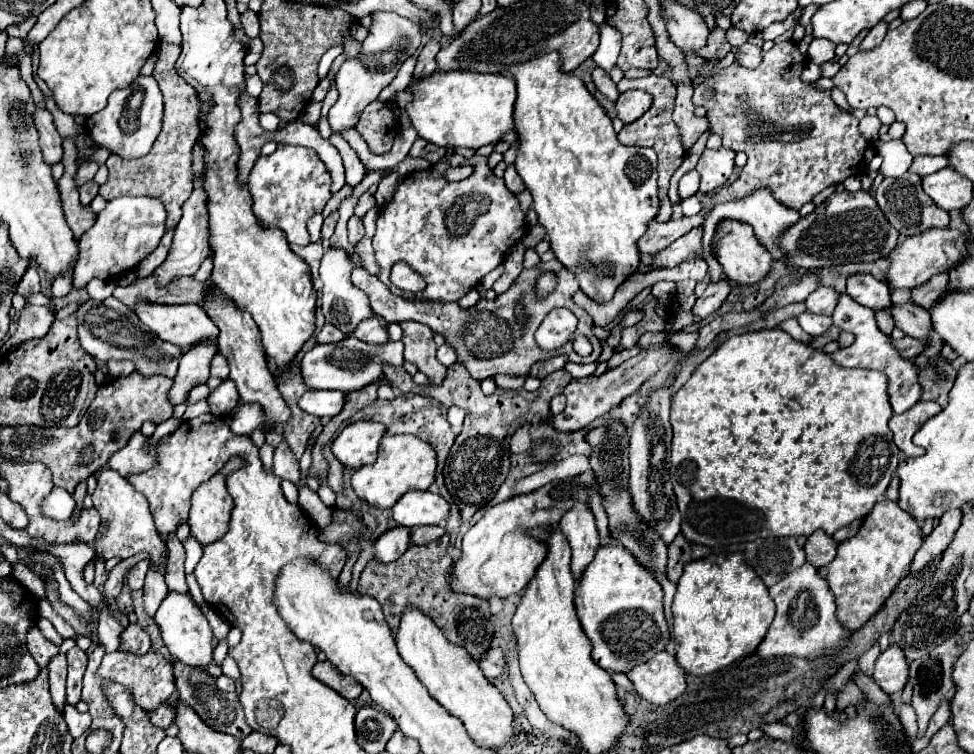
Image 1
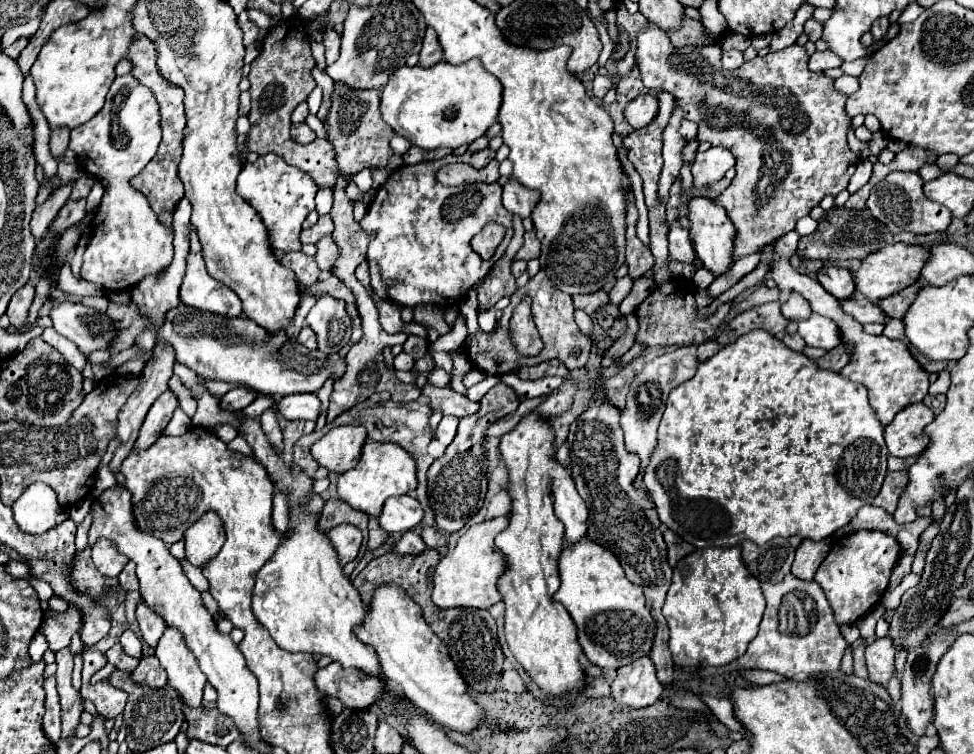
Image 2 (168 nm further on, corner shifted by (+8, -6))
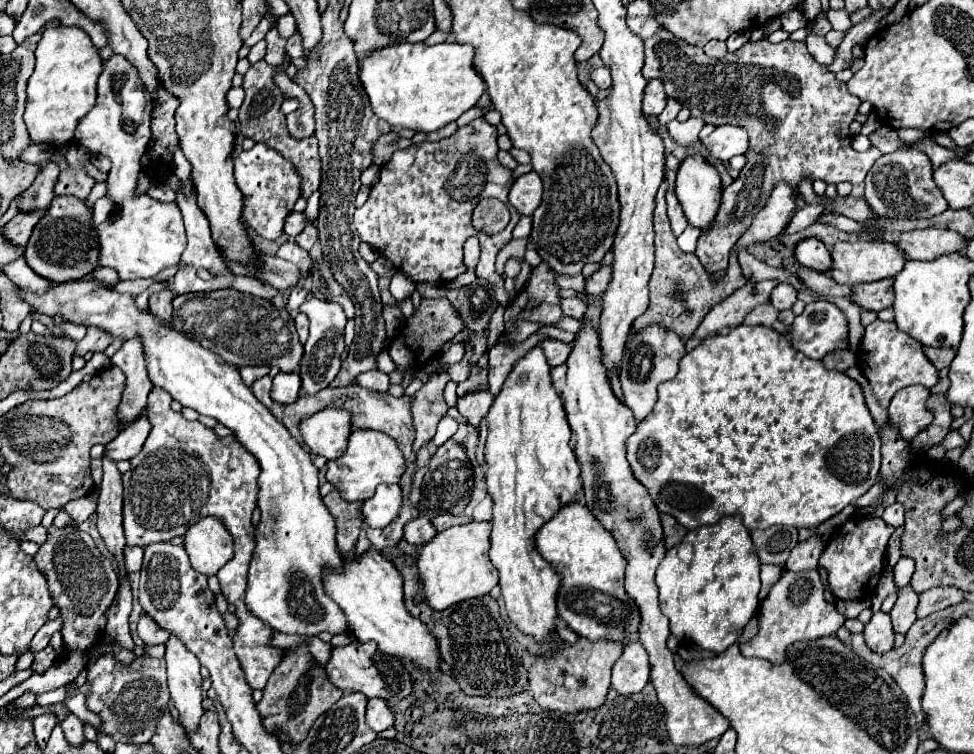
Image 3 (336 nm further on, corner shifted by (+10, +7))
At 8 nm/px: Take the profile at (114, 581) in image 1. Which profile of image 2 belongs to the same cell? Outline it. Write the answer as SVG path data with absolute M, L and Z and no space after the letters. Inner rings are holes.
M70 608L64 614L50 612L50 618L44 620L44 636L48 640L48 648L52 652L58 652L70 644L70 638L74 632L78 632L82 626L82 614L76 608Z

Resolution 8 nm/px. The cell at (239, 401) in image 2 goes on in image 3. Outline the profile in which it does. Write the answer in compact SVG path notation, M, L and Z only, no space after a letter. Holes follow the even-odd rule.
M242 367L242 369L240 369L240 377L242 377L244 385L250 387L256 379L268 375L268 371L270 371L268 367Z

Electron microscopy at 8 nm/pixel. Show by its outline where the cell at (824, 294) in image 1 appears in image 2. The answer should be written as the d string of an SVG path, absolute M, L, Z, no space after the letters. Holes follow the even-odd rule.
M790 294L788 296L788 300L780 306L780 310L782 310L782 316L786 318L786 320L794 320L794 322L800 322L800 320L806 320L810 314L812 314L812 310L810 310L810 304L800 296L800 294Z

